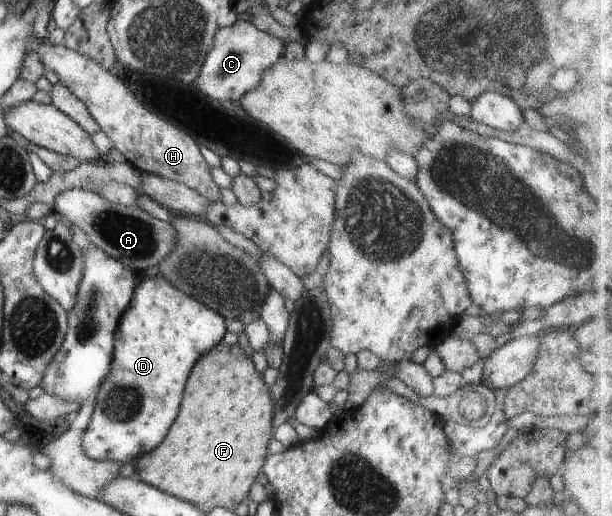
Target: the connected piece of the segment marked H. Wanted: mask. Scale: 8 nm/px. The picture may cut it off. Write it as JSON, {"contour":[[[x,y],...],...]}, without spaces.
{"contour":[[[37,37],[29,43],[29,53],[37,53],[41,65],[45,65],[46,70],[55,71],[59,82],[83,101],[100,129],[113,141],[115,149],[133,167],[187,185],[213,202],[219,201],[219,186],[211,177],[210,166],[201,155],[199,144],[185,131],[151,113],[125,86],[118,70],[110,72],[94,59],[67,49],[64,44],[51,45],[47,39],[38,42]]]}

